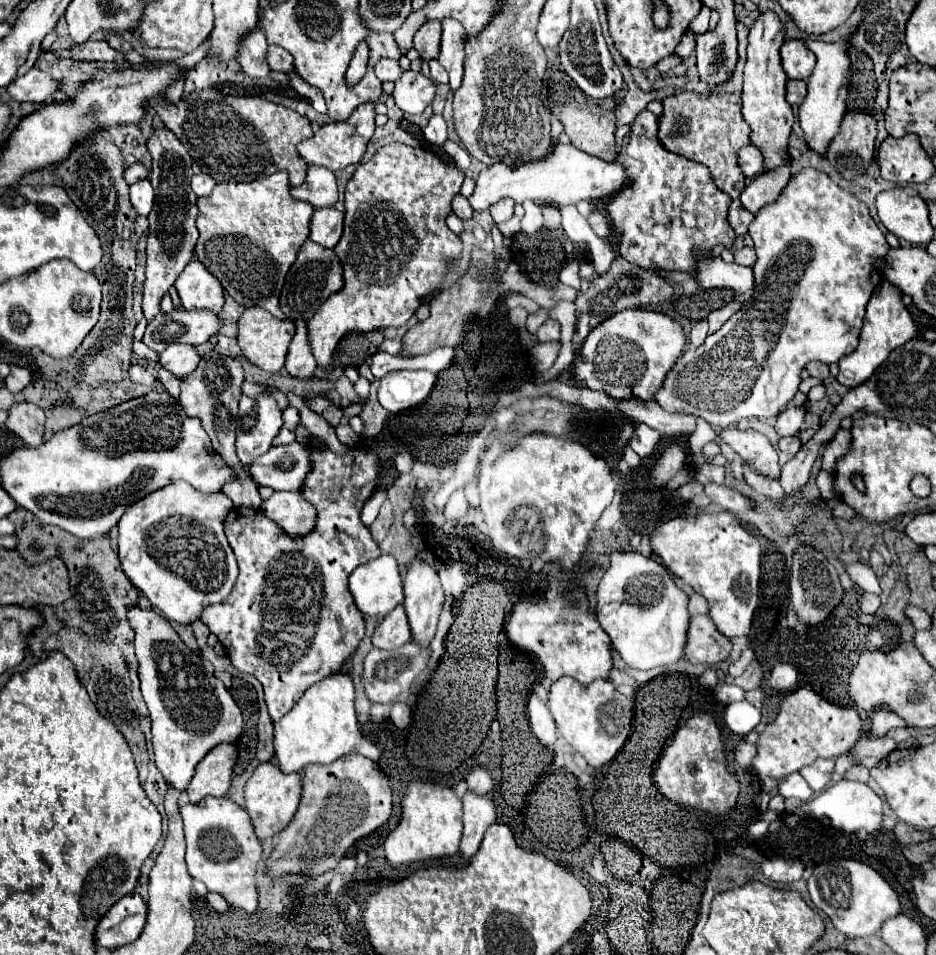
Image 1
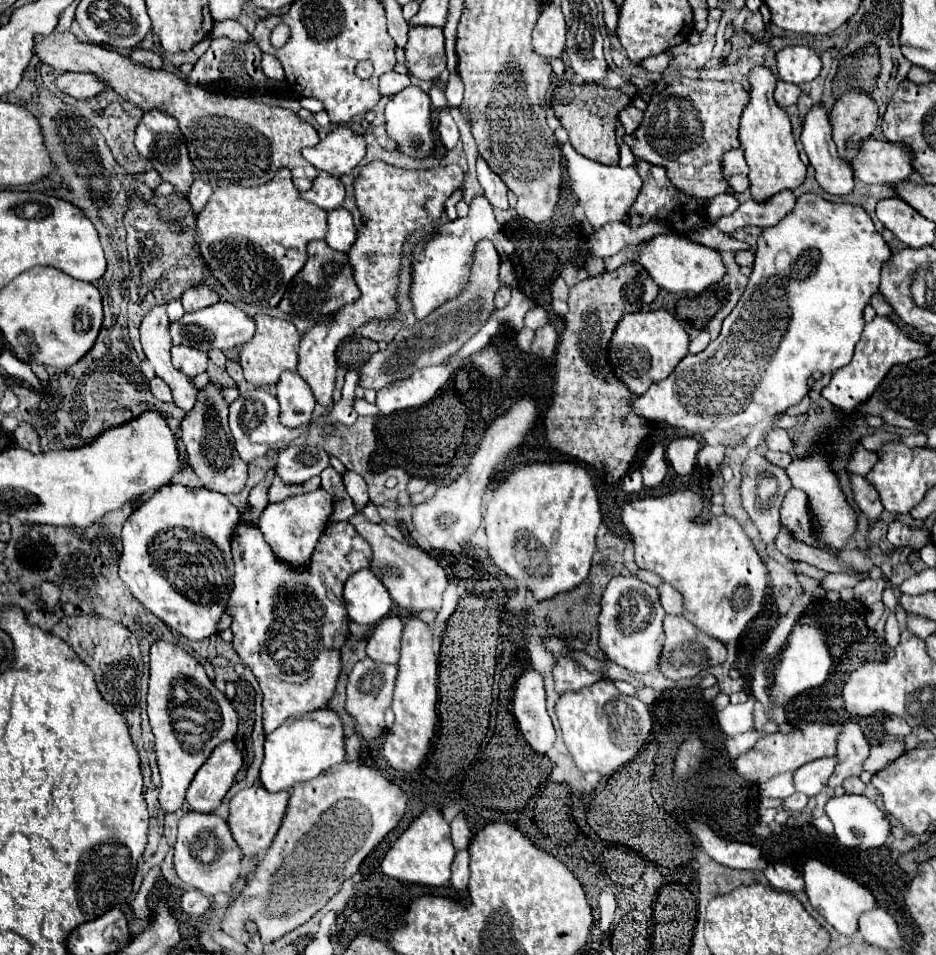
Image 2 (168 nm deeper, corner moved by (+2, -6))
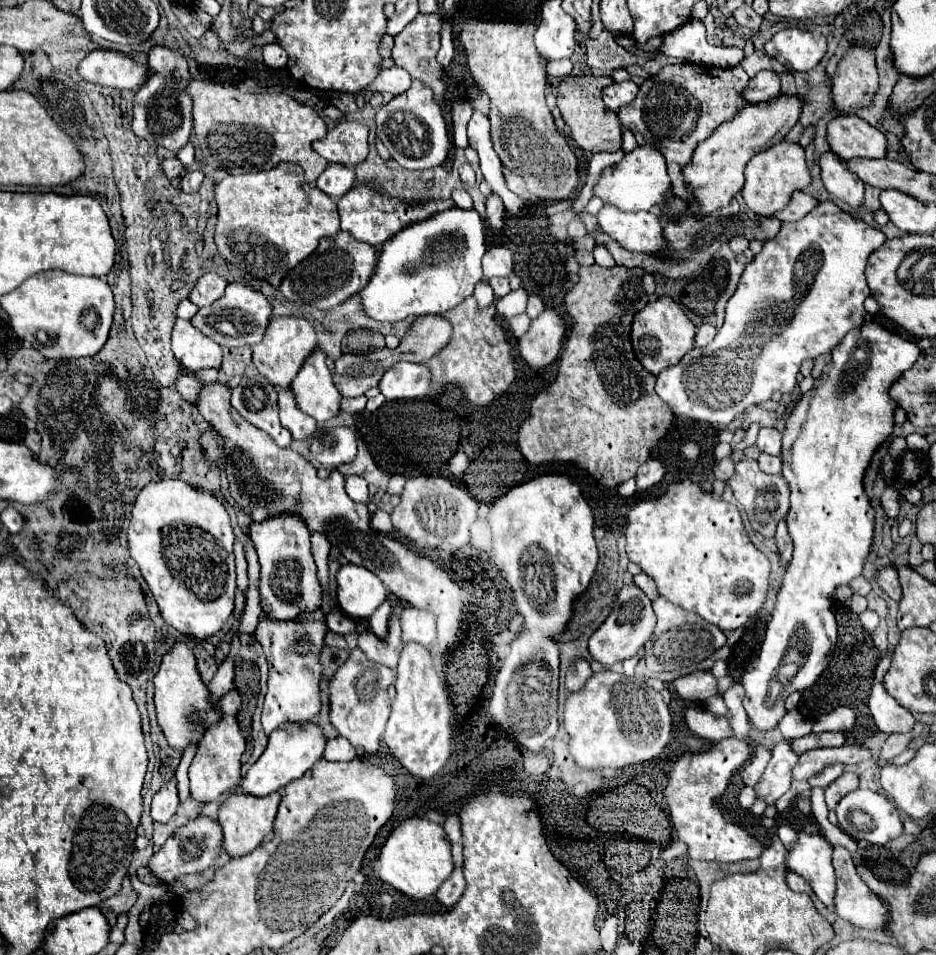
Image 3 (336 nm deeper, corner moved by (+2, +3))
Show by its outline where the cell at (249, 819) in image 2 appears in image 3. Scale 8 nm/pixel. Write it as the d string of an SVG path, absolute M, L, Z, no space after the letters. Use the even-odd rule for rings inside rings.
M232 793L218 811L218 825L222 827L224 839L222 839L222 847L230 857L244 857L246 853L254 851L262 839L272 831L274 819L276 819L276 811L278 811L278 803L280 803L280 795L268 795L266 799L254 799L250 795L238 795Z

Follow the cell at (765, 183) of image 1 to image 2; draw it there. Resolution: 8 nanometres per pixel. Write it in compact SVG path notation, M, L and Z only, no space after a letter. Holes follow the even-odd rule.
M782 190L776 196L768 198L766 202L748 200L744 204L740 204L740 208L732 216L720 218L716 222L716 226L726 234L730 234L742 226L770 228L770 226L778 224L794 208L794 202L796 202L796 196L792 190Z

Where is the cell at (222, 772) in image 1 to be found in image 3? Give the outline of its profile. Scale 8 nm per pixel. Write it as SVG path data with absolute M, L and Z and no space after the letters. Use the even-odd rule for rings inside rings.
M222 715L218 723L210 725L198 743L198 751L196 751L194 761L188 769L192 797L200 803L208 803L208 801L218 799L222 793L230 791L232 787L236 787L242 779L242 775L240 775L242 761L240 759L244 755L244 749L246 749L246 741L240 733L236 717Z

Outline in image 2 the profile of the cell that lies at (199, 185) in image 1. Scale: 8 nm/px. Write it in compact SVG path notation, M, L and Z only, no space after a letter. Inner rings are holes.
M194 180L192 188L190 188L190 196L188 196L188 202L194 208L194 212L200 212L206 206L210 194L212 194L212 186L208 182Z

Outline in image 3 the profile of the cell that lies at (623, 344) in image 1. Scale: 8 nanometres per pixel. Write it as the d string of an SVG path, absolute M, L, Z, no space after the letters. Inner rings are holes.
M660 297L648 303L632 323L632 345L640 363L654 375L676 365L690 349L694 349L696 325L672 297Z

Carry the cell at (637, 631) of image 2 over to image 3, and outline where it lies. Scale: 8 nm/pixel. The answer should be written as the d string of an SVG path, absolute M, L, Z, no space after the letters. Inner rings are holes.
M636 585L622 587L612 613L590 637L590 643L588 643L590 657L594 661L602 663L604 667L612 667L618 661L630 659L632 655L640 653L646 639L650 639L650 635L654 631L654 623L656 623L656 615L652 611L652 601Z

